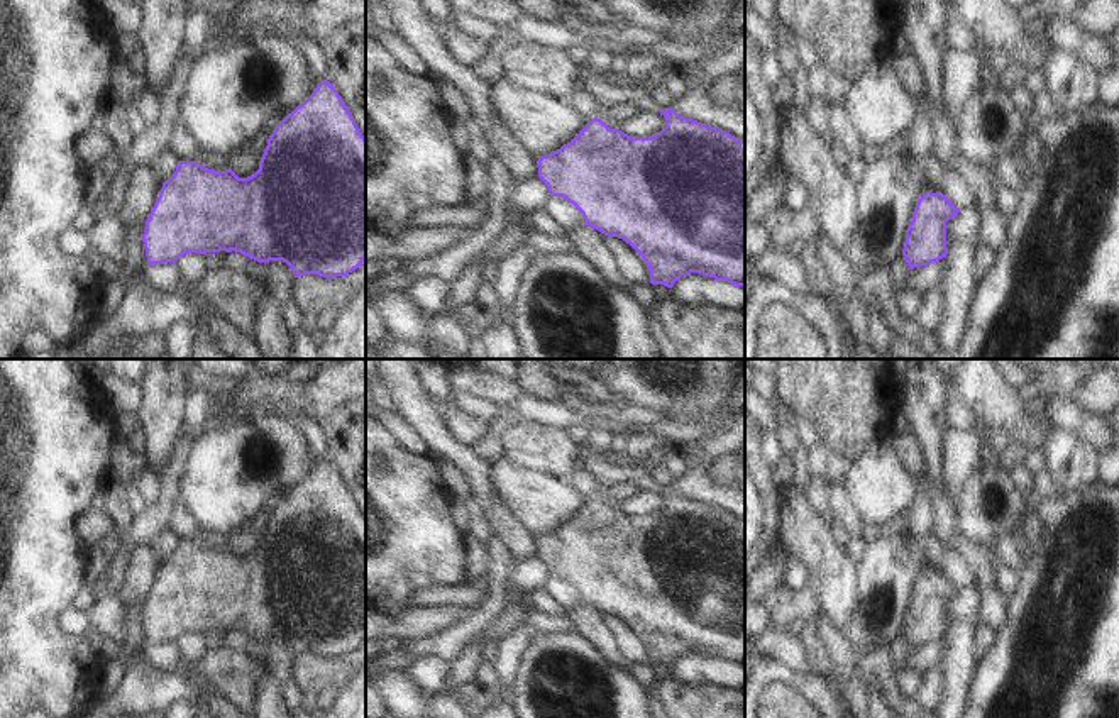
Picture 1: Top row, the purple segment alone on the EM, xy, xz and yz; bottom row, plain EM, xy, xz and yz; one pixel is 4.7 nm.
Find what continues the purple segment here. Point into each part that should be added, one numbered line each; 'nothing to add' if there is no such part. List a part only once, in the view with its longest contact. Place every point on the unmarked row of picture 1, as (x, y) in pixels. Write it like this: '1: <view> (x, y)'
nothing to add

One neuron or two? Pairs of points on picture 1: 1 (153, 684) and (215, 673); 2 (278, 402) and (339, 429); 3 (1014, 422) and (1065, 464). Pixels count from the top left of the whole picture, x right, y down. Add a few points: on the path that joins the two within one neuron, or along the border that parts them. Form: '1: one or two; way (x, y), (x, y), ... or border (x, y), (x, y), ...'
1: two; border (209, 652), (200, 666), (200, 676), (229, 700)
2: two; border (347, 400), (320, 424)
3: two; border (1050, 424), (1038, 447)

